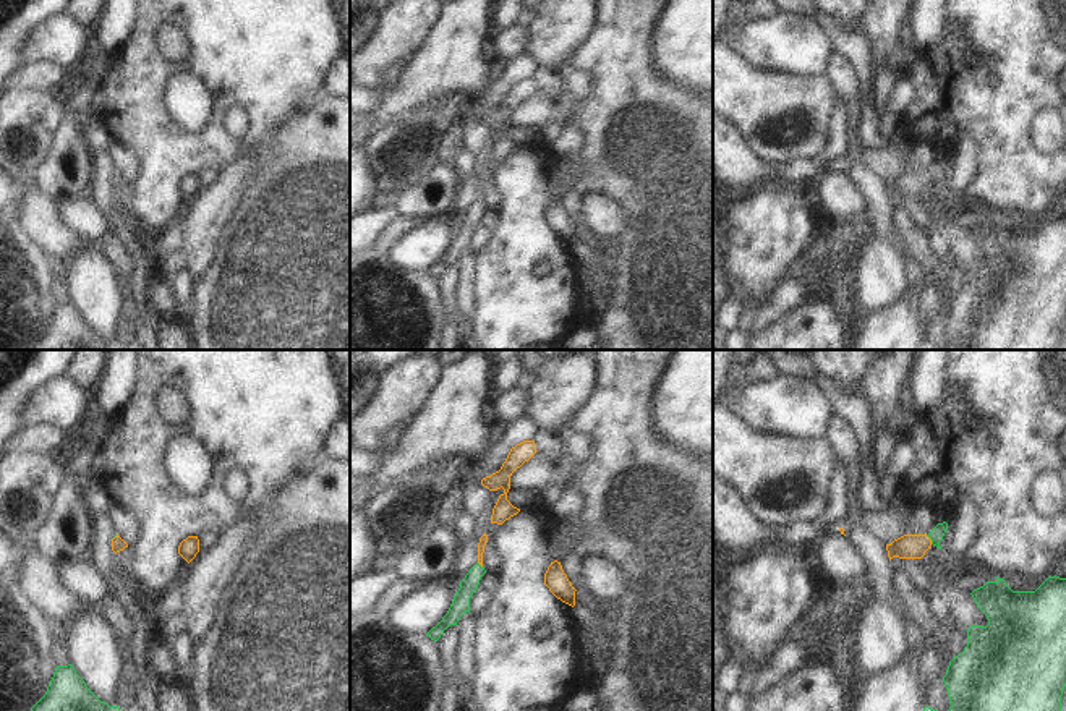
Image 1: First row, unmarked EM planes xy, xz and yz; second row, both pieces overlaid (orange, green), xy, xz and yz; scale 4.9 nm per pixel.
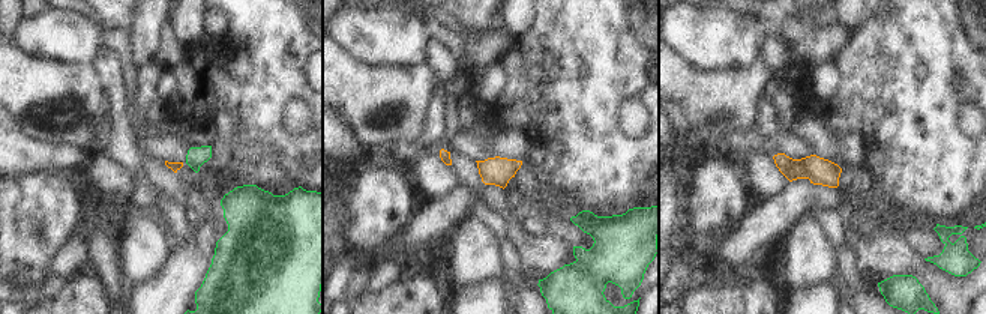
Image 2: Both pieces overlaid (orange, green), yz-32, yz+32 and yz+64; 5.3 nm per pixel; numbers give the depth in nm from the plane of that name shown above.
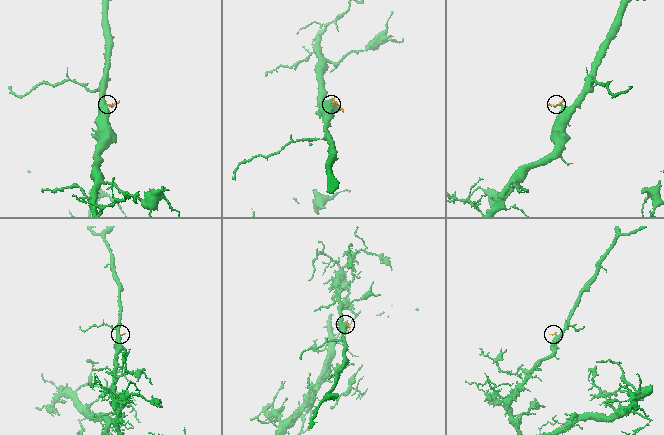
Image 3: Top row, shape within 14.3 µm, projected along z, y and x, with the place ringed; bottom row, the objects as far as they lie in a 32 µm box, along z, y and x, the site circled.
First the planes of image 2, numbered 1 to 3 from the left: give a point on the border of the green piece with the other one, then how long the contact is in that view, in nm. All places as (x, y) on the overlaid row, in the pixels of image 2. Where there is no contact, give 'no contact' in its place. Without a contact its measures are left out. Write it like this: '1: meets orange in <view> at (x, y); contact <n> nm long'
1: no contact
2: no contact
3: no contact

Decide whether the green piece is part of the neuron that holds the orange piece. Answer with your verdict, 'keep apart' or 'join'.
join

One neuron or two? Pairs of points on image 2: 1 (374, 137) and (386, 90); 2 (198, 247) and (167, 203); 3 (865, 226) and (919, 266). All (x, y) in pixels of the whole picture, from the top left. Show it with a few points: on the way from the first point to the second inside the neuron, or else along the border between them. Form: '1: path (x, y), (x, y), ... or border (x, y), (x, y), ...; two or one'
1: path (363, 125), (363, 116), (377, 102); one
2: border (191, 229), (191, 238), (182, 242); two
3: border (856, 224), (868, 236), (884, 230); two

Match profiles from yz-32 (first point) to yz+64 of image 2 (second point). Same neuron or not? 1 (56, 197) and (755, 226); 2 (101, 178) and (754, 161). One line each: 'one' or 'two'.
1: two
2: one

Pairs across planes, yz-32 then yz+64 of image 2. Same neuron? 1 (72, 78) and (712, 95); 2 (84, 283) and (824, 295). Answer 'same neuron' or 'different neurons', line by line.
1: same neuron
2: different neurons

